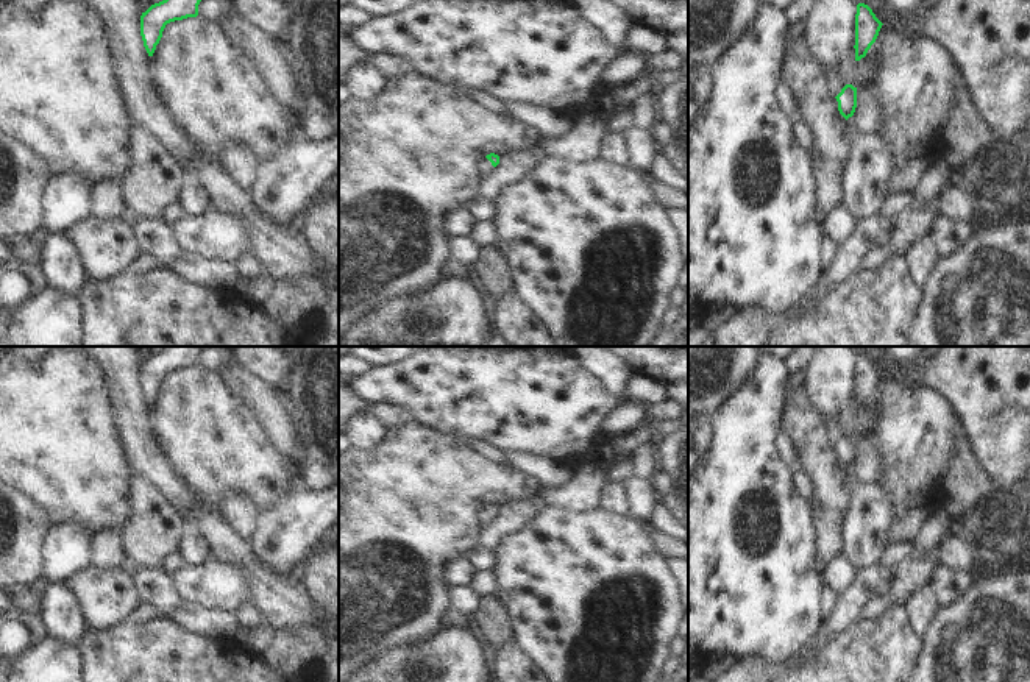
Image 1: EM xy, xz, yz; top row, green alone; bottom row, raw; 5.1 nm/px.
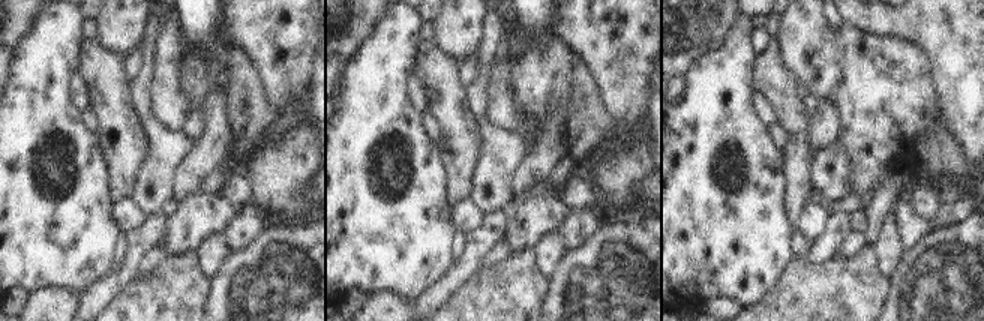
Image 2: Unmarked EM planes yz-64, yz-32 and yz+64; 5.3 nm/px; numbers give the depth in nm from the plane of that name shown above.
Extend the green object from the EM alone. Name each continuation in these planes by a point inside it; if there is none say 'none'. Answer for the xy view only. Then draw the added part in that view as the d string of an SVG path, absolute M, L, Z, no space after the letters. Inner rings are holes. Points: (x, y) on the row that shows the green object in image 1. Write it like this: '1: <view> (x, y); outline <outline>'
none

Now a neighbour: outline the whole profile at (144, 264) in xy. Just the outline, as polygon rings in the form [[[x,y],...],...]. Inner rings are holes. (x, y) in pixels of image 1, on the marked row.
[[[147,253],[139,254],[136,262],[131,265],[131,270],[139,275],[151,273],[156,268],[158,268],[156,261]]]

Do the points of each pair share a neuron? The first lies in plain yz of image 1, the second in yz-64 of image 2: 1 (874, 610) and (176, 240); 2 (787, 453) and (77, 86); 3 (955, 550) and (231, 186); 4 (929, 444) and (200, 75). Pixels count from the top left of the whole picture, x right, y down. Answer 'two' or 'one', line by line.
1: two
2: one
3: one
4: one

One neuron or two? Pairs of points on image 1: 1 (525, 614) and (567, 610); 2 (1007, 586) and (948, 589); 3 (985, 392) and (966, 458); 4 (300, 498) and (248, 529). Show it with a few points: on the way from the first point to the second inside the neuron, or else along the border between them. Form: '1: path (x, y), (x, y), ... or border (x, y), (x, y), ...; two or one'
1: path (536, 614), (556, 614); one
2: border (977, 578), (965, 593), (941, 609); two
3: border (957, 414), (973, 453), (988, 476); two
4: border (261, 512), (256, 531), (250, 540); two

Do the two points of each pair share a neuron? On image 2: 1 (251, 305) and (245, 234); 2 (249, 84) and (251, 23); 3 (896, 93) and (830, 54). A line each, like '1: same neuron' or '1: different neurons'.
1: different neurons
2: different neurons
3: same neuron

